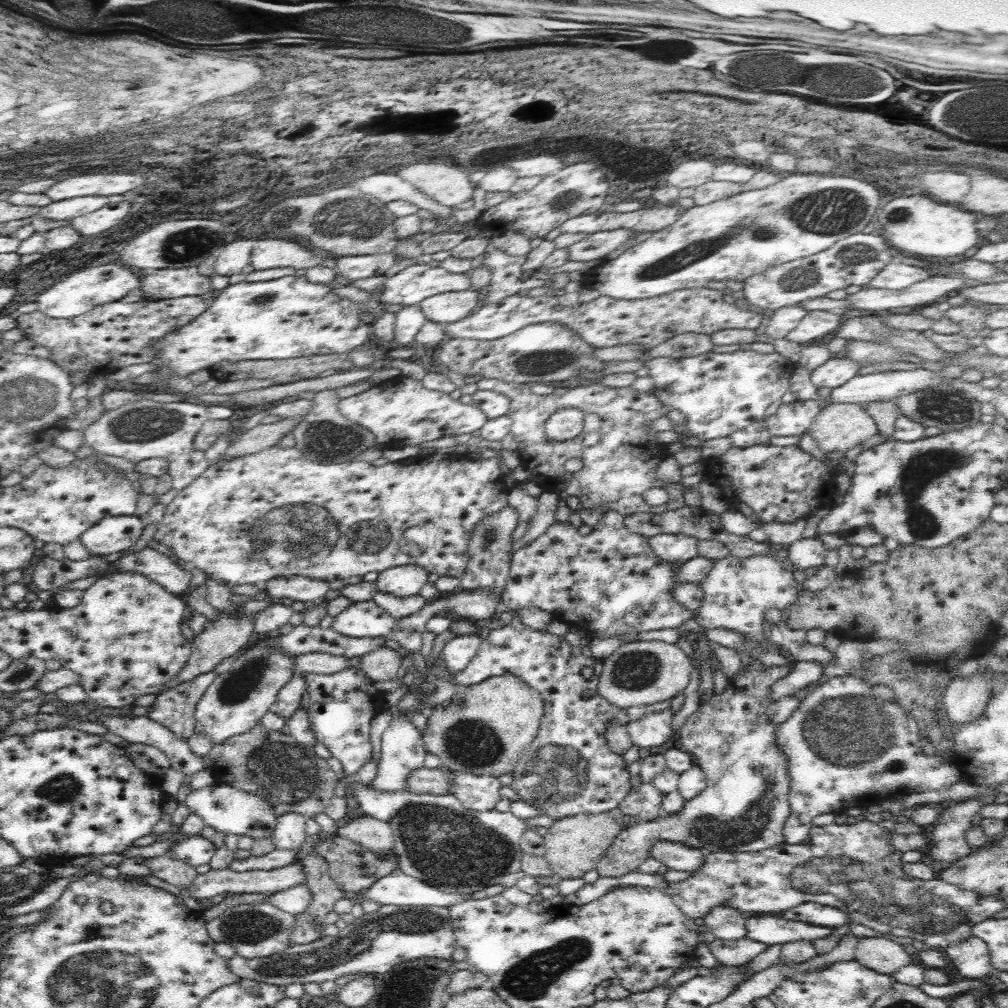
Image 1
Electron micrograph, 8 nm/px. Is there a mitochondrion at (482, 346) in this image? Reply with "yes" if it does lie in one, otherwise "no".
no

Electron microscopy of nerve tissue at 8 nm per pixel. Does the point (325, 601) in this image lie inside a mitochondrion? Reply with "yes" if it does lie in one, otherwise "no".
no

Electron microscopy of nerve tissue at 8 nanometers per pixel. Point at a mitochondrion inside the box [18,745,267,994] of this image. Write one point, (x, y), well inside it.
(62, 788)

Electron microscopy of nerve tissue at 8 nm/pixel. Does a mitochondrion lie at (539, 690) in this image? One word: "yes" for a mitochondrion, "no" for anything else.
no

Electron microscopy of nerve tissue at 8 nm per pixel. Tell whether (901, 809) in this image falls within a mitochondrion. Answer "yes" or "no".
no

